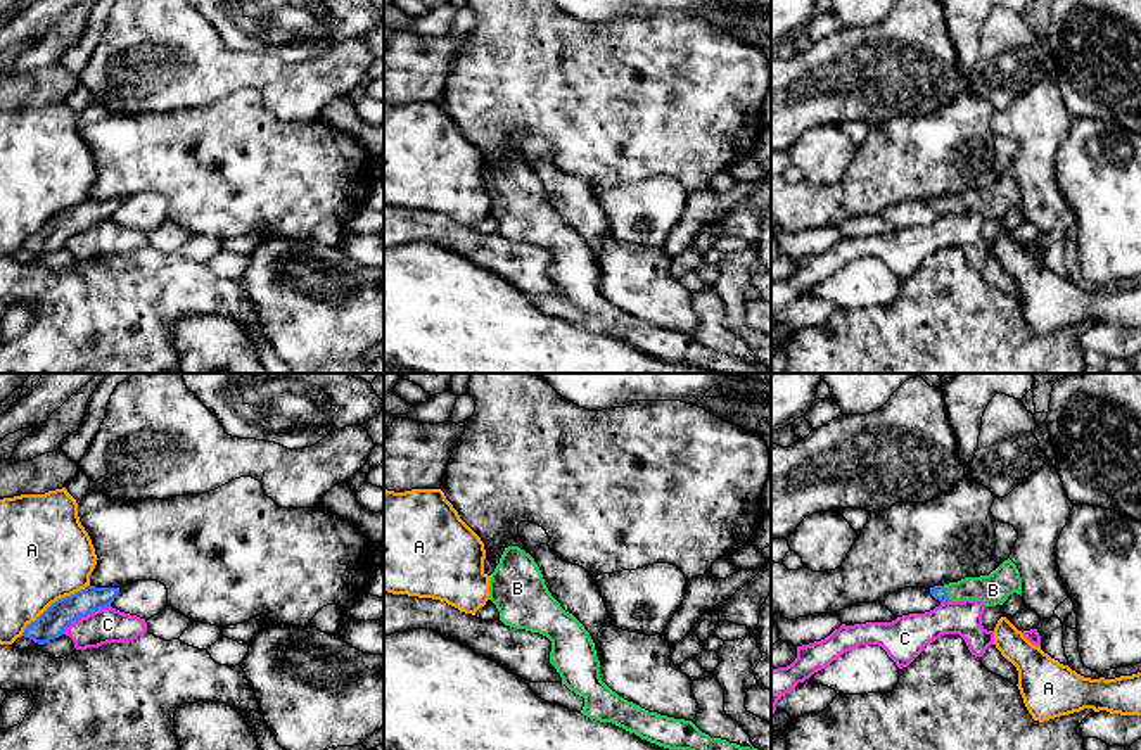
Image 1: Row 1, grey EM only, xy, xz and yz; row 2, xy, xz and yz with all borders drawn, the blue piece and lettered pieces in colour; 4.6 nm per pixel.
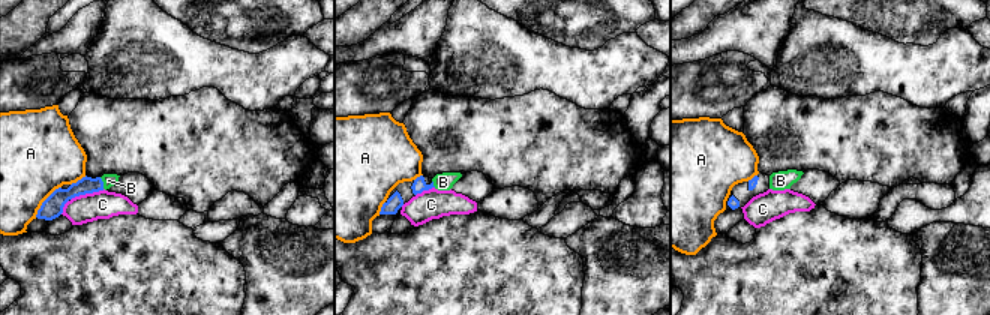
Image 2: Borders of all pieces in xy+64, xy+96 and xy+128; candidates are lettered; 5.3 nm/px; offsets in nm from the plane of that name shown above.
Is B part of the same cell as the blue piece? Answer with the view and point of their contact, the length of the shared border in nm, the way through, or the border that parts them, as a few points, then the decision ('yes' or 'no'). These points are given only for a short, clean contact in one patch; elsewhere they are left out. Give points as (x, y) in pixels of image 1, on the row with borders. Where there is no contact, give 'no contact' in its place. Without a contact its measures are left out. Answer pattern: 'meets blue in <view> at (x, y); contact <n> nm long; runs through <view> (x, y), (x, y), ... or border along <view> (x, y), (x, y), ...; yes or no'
meets blue in yz at (946, 593); contact 70 nm long; runs through yz (939, 593), (946, 593), (993, 590); yes

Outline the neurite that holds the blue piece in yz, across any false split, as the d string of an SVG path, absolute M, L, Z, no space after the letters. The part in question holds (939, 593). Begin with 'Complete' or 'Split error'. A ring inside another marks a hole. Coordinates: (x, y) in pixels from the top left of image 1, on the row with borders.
Split error. M1010 558L989 575L965 577L958 582L930 588L930 594L940 603L982 600L985 607L1003 605L1013 593L1022 596L1022 577Z

